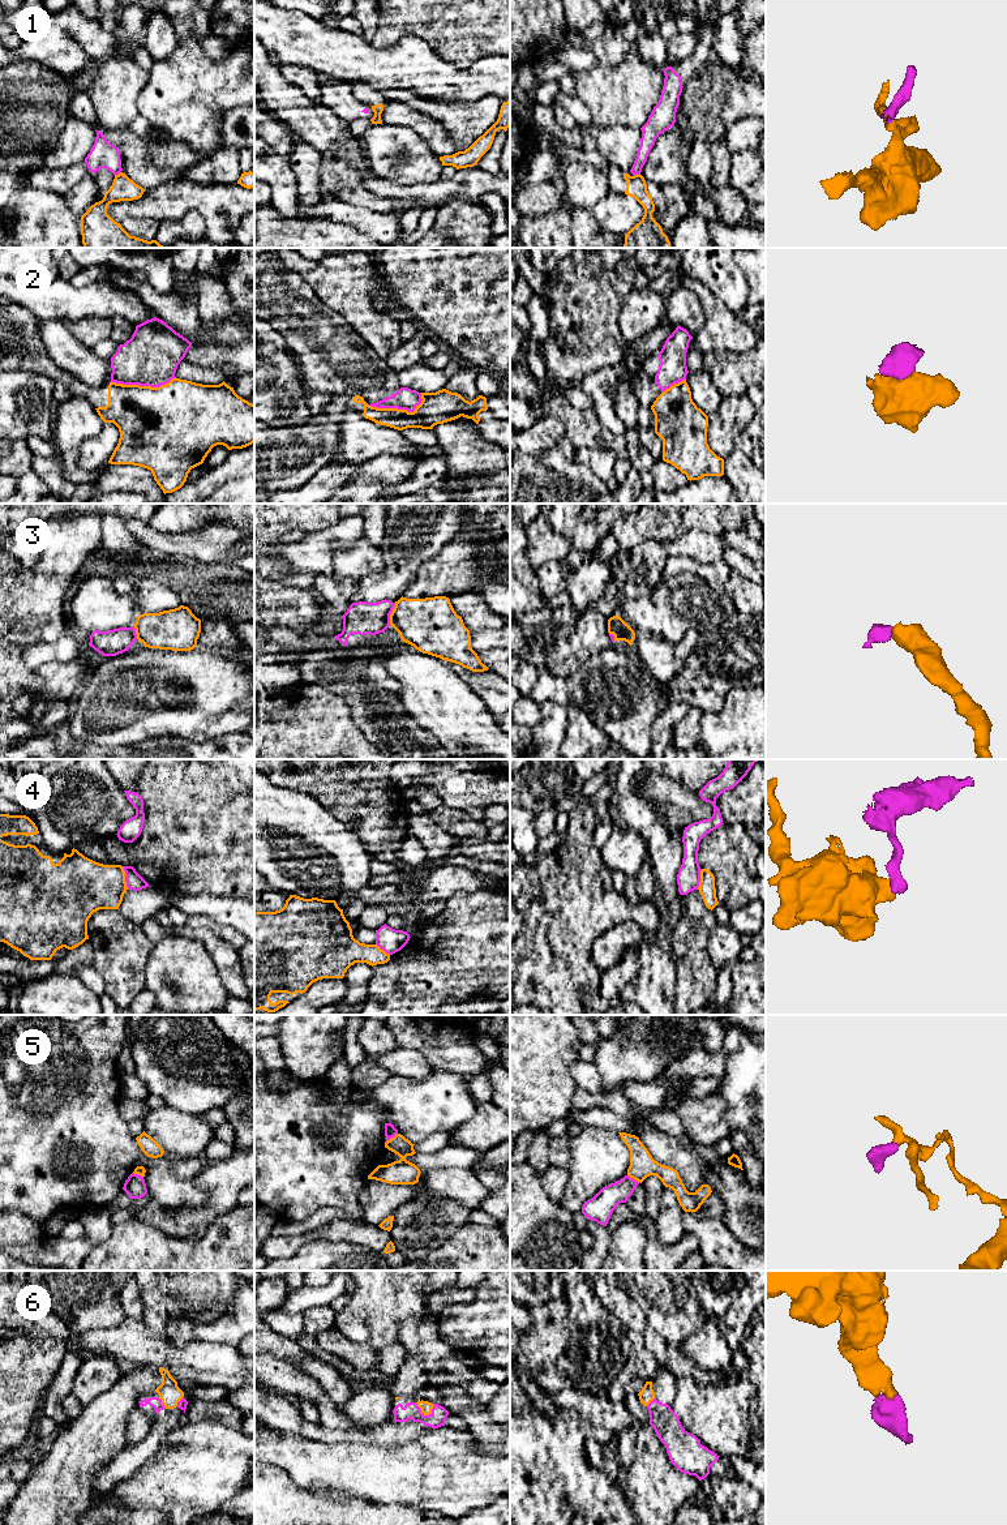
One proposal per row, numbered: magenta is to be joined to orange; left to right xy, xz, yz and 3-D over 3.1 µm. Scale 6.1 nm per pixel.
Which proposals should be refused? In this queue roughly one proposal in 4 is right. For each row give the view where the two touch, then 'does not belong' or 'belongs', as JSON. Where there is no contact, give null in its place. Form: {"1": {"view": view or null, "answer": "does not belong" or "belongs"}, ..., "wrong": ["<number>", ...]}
{"1": {"view": "xy", "answer": "does not belong"}, "2": {"view": "xz", "answer": "does not belong"}, "3": {"view": "xz", "answer": "does not belong"}, "4": {"view": "xy", "answer": "does not belong"}, "5": {"view": "yz", "answer": "belongs"}, "6": {"view": "xz", "answer": "belongs"}, "wrong": ["1", "2", "3", "4"]}

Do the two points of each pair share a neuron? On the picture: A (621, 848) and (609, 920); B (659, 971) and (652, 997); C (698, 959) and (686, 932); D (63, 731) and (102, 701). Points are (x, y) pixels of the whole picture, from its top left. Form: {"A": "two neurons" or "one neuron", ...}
{"A": "two neurons", "B": "one neuron", "C": "one neuron", "D": "two neurons"}

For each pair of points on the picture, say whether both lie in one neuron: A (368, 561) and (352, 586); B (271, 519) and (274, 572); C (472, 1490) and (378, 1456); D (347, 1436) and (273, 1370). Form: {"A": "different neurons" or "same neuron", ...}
{"A": "different neurons", "B": "different neurons", "C": "same neuron", "D": "different neurons"}

